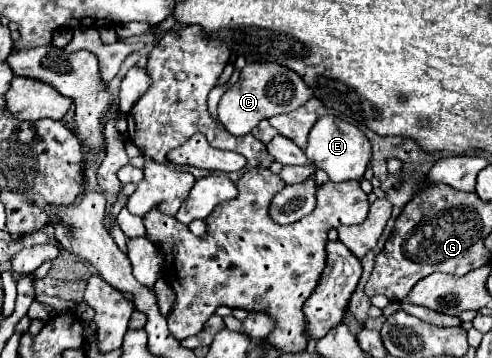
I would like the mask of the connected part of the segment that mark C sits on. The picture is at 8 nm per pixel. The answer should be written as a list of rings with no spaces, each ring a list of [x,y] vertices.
[[[251,62],[241,70],[239,82],[223,94],[219,102],[219,120],[231,134],[243,136],[249,134],[261,120],[291,112],[303,106],[311,96],[313,90],[293,70],[273,62]]]

